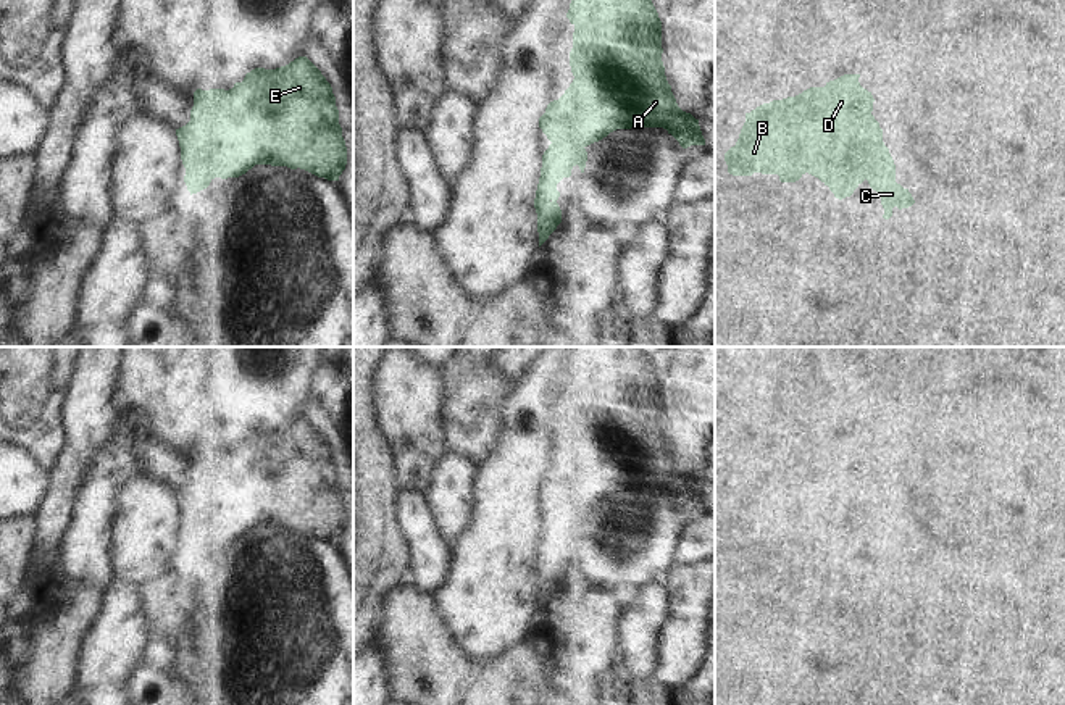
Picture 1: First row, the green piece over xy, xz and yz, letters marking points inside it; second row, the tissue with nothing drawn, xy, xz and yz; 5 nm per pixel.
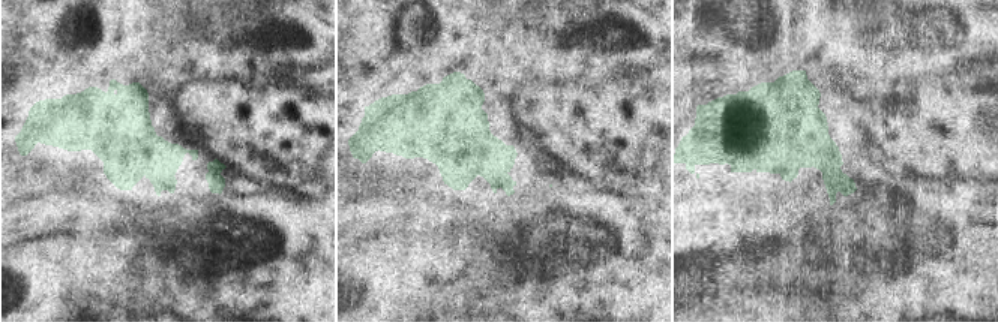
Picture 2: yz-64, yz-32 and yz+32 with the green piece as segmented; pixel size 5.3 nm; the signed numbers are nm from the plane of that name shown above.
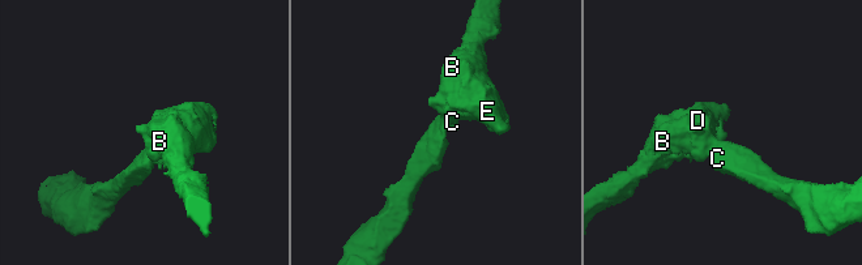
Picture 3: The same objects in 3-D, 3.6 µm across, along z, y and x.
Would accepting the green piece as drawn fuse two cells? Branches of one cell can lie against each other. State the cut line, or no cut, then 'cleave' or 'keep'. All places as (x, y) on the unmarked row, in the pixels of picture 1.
cut none; keep

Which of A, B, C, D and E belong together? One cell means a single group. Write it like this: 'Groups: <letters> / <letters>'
Groups: A B C D E

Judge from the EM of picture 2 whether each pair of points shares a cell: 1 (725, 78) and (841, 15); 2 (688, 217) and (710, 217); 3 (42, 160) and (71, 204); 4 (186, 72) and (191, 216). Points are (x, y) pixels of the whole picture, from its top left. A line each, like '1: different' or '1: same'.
1: same
2: same
3: different
4: different

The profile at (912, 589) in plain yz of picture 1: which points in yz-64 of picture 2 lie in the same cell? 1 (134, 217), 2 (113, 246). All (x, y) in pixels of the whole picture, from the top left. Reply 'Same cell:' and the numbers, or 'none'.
Same cell: 2

